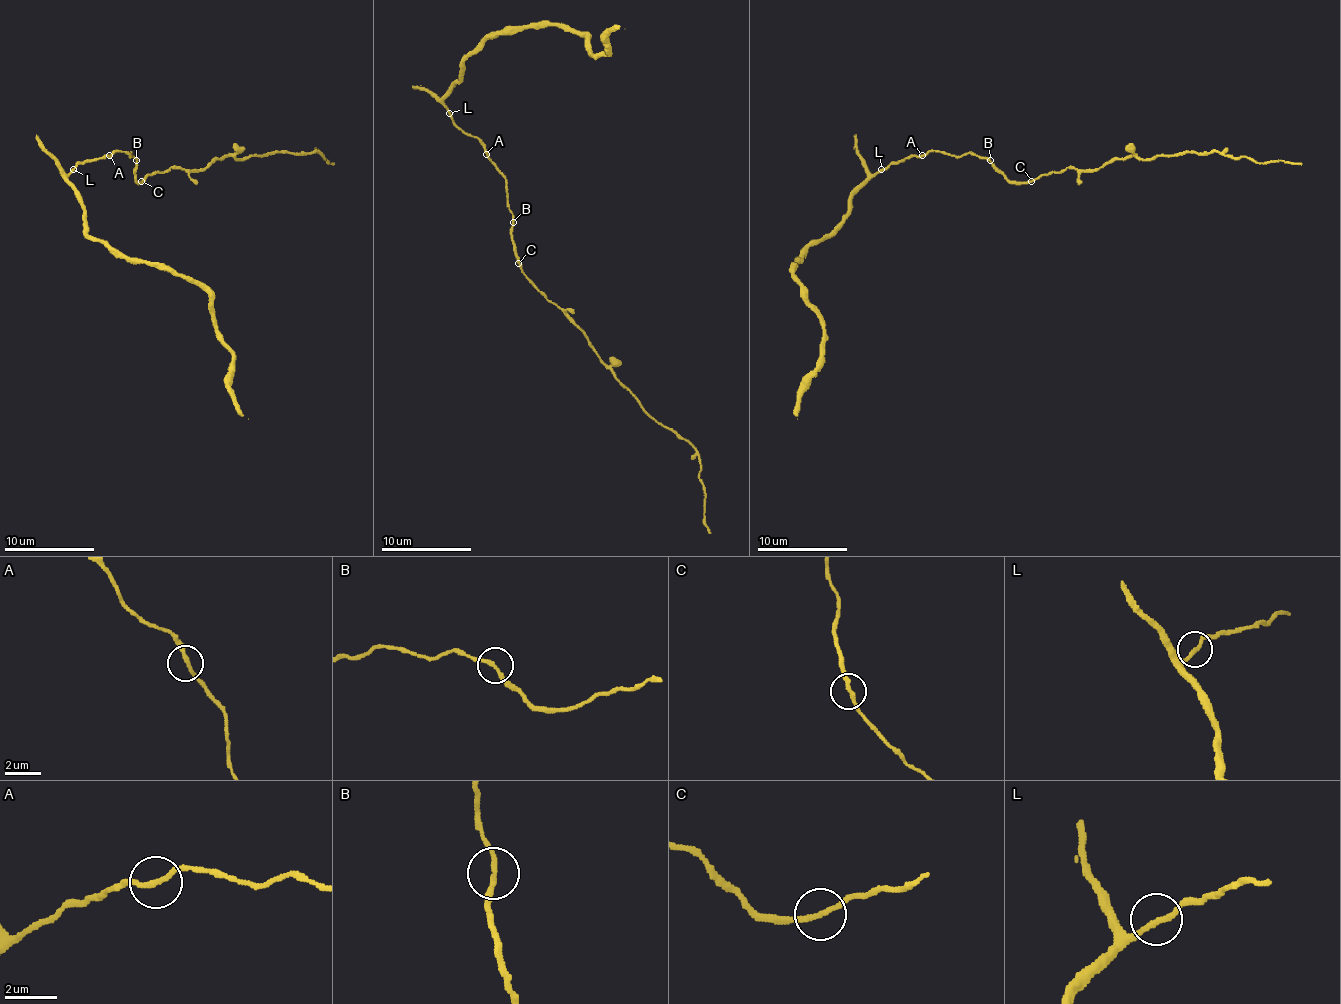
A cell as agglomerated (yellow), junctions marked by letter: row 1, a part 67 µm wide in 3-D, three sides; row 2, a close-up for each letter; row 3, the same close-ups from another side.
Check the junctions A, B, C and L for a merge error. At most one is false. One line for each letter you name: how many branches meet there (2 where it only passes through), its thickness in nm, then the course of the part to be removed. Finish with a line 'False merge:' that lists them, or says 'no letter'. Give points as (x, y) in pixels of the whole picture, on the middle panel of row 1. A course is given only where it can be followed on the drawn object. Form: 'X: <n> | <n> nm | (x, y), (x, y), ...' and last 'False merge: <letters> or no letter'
False merge: no letter

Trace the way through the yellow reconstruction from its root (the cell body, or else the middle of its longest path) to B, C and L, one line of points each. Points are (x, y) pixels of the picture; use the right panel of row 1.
B: (933, 151), (945, 151), (949, 155), (974, 153), (990, 160)
C: (933, 151), (945, 151), (949, 155), (974, 153), (988, 158), (1015, 182), (1031, 180)
L: (933, 151), (924, 155), (909, 155), (881, 169)

